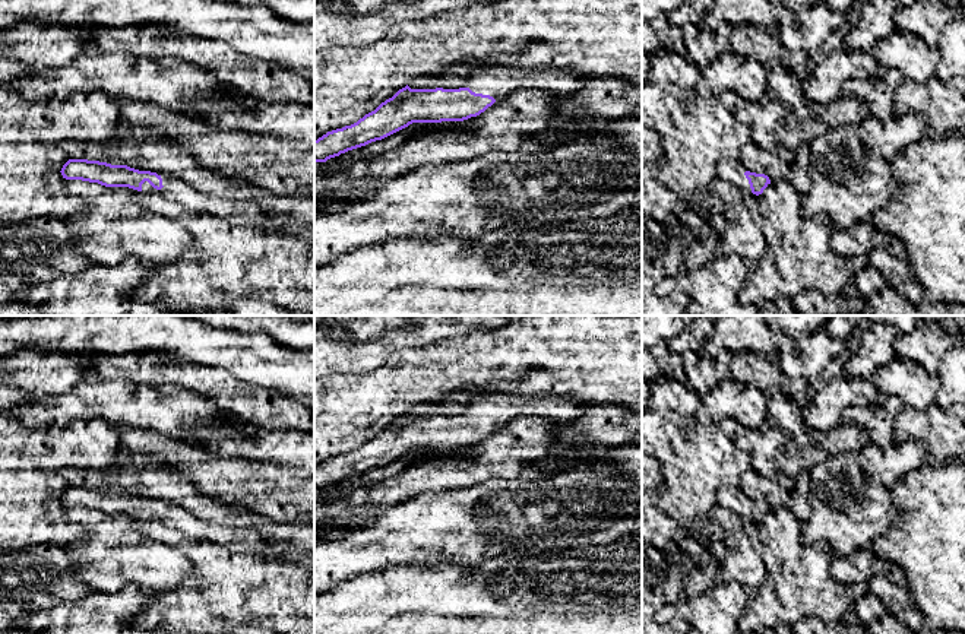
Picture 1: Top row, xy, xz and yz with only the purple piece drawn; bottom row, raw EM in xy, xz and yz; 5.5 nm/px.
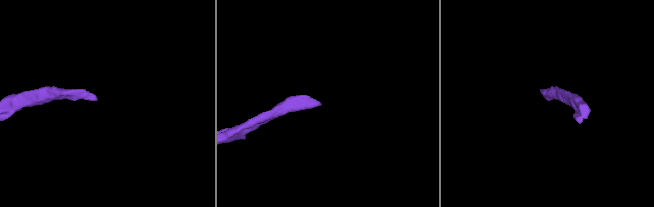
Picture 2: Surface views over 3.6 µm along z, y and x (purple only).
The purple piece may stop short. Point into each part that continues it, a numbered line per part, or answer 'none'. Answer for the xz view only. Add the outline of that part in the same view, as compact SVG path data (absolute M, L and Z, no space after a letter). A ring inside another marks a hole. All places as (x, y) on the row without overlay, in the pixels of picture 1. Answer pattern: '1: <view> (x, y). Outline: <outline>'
1: xz (496, 408). Outline: M491 392L475 396L463 408L463 415L475 421L503 427L519 416L553 418L557 422L569 422L583 415L588 405L569 403L556 394L506 394Z

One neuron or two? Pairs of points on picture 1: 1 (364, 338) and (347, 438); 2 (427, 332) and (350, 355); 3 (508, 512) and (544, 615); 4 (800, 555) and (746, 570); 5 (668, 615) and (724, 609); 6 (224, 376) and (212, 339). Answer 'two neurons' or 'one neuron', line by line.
1: two neurons
2: one neuron
3: two neurons
4: two neurons
5: one neuron
6: two neurons

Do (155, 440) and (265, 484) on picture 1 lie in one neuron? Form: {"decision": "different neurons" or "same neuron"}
{"decision": "same neuron"}

